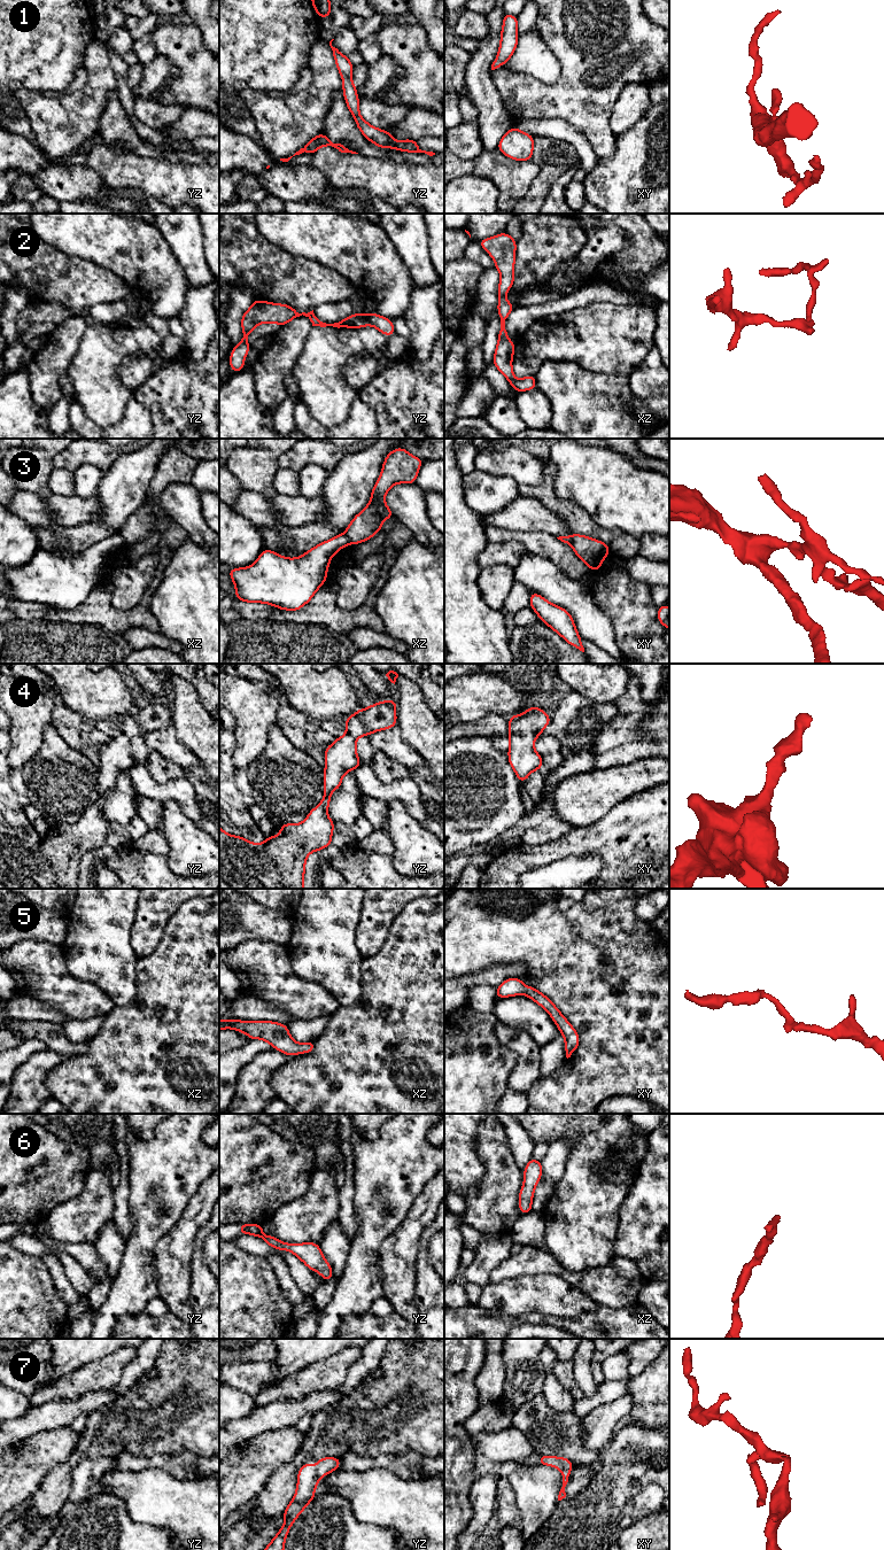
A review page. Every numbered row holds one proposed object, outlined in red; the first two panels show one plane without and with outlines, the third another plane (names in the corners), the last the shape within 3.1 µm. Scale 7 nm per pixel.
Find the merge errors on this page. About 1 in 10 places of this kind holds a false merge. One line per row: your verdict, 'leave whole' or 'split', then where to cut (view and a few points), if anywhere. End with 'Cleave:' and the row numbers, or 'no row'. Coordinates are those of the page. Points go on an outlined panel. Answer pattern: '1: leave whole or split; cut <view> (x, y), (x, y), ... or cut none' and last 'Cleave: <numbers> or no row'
1: leave whole; cut none
2: leave whole; cut none
3: split; cut xz (343, 534), (349, 542)
4: leave whole; cut none
5: leave whole; cut none
6: leave whole; cut none
7: leave whole; cut none
Cleave: 3

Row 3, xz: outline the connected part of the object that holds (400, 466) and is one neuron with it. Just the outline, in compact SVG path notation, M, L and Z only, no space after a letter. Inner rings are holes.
M404 448L391 450L385 458L382 470L371 493L371 502L350 521L344 535L350 544L358 544L382 530L382 520L394 517L386 505L385 496L396 483L416 483L424 460Z

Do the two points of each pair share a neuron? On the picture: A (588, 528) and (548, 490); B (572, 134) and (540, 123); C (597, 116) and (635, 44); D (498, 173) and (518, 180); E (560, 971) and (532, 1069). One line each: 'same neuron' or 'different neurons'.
A: same neuron
B: same neuron
C: same neuron
D: same neuron
E: different neurons

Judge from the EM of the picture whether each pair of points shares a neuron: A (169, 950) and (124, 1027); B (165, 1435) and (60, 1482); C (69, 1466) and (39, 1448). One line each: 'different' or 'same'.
A: same
B: same
C: different

